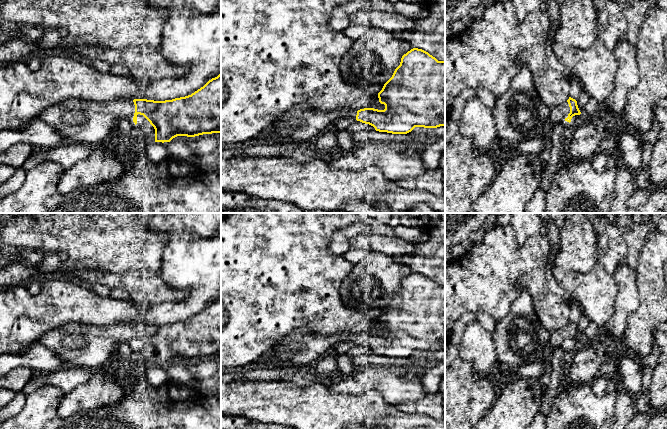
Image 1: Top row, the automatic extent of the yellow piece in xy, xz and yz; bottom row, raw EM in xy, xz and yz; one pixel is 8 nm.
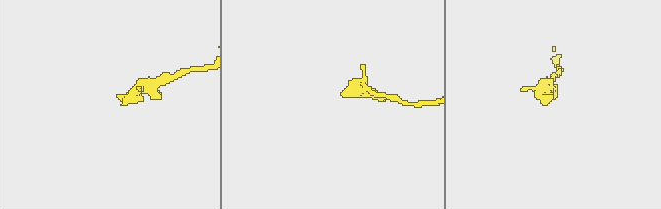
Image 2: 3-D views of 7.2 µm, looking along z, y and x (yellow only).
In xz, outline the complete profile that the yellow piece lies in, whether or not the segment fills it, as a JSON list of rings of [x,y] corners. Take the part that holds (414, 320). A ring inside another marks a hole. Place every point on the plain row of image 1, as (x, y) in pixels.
[[[411,273],[402,280],[400,289],[384,308],[378,322],[379,326],[385,329],[384,334],[364,332],[357,335],[353,332],[344,332],[318,336],[307,329],[294,330],[279,340],[268,353],[279,365],[294,367],[316,364],[332,346],[345,342],[355,342],[373,350],[376,355],[392,358],[407,358],[415,351],[445,351],[445,285],[438,285],[422,273]]]

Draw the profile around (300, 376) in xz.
[[[316,364],[285,367],[282,365],[267,365],[259,369],[250,369],[240,373],[247,380],[287,381],[297,388],[305,388],[314,384],[330,385],[335,380],[347,377],[340,370],[335,374],[320,371]]]

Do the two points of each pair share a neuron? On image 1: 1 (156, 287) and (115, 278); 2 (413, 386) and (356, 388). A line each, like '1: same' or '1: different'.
1: same
2: same

